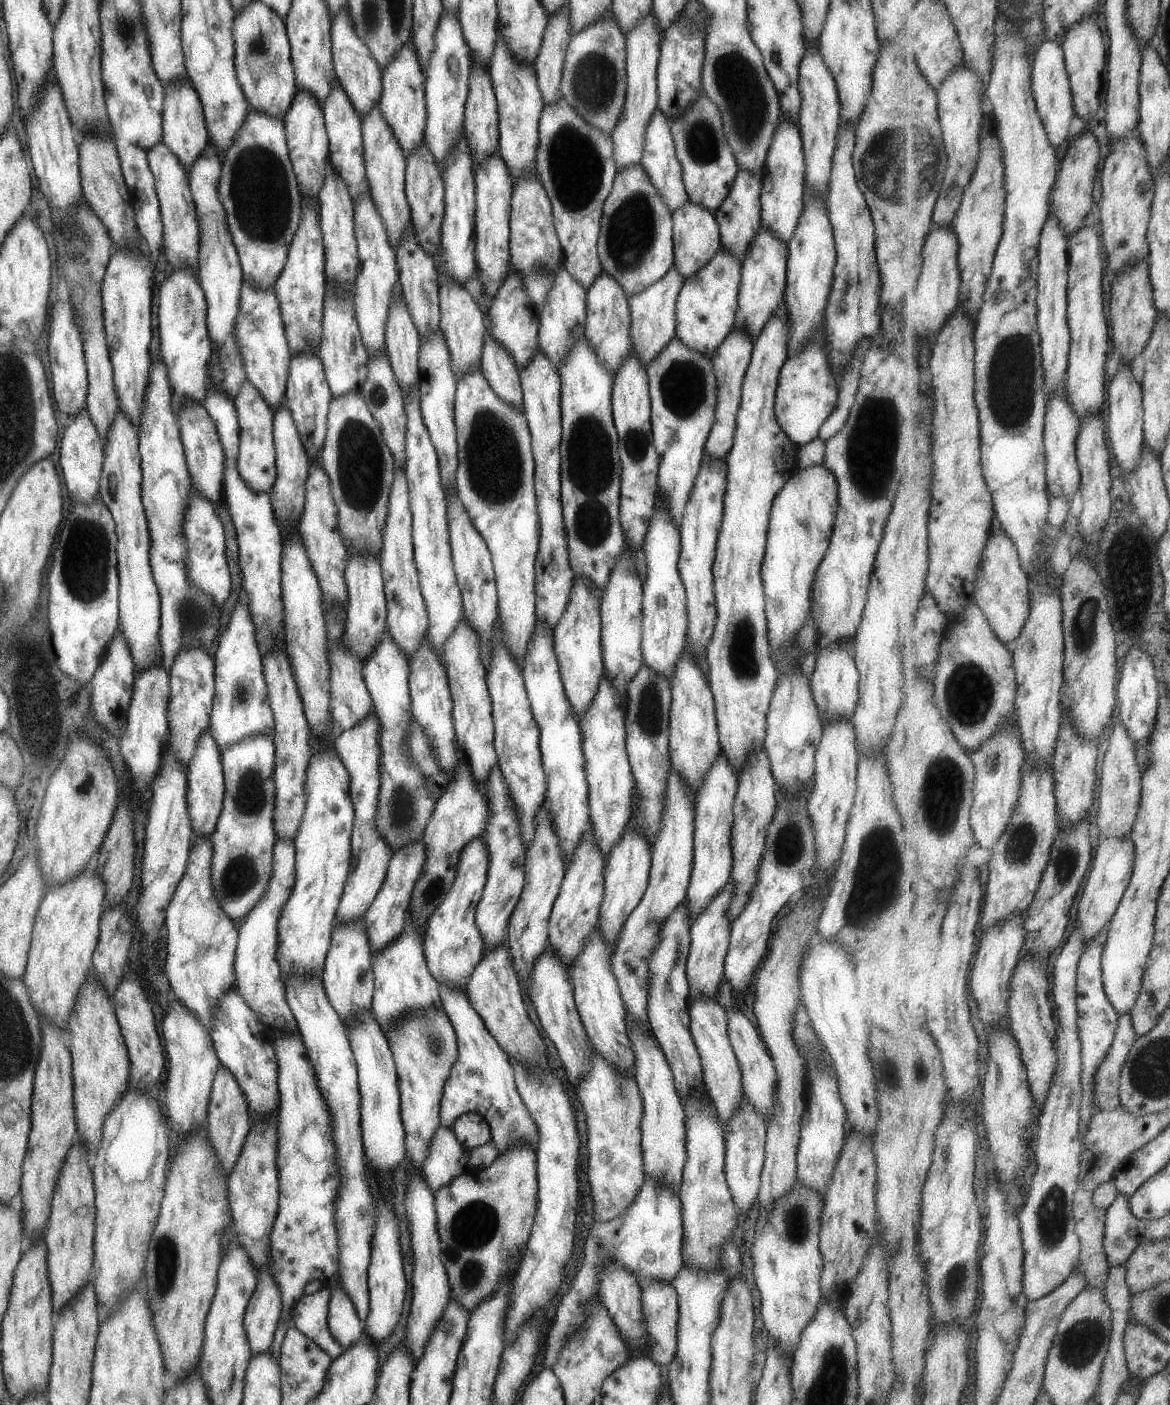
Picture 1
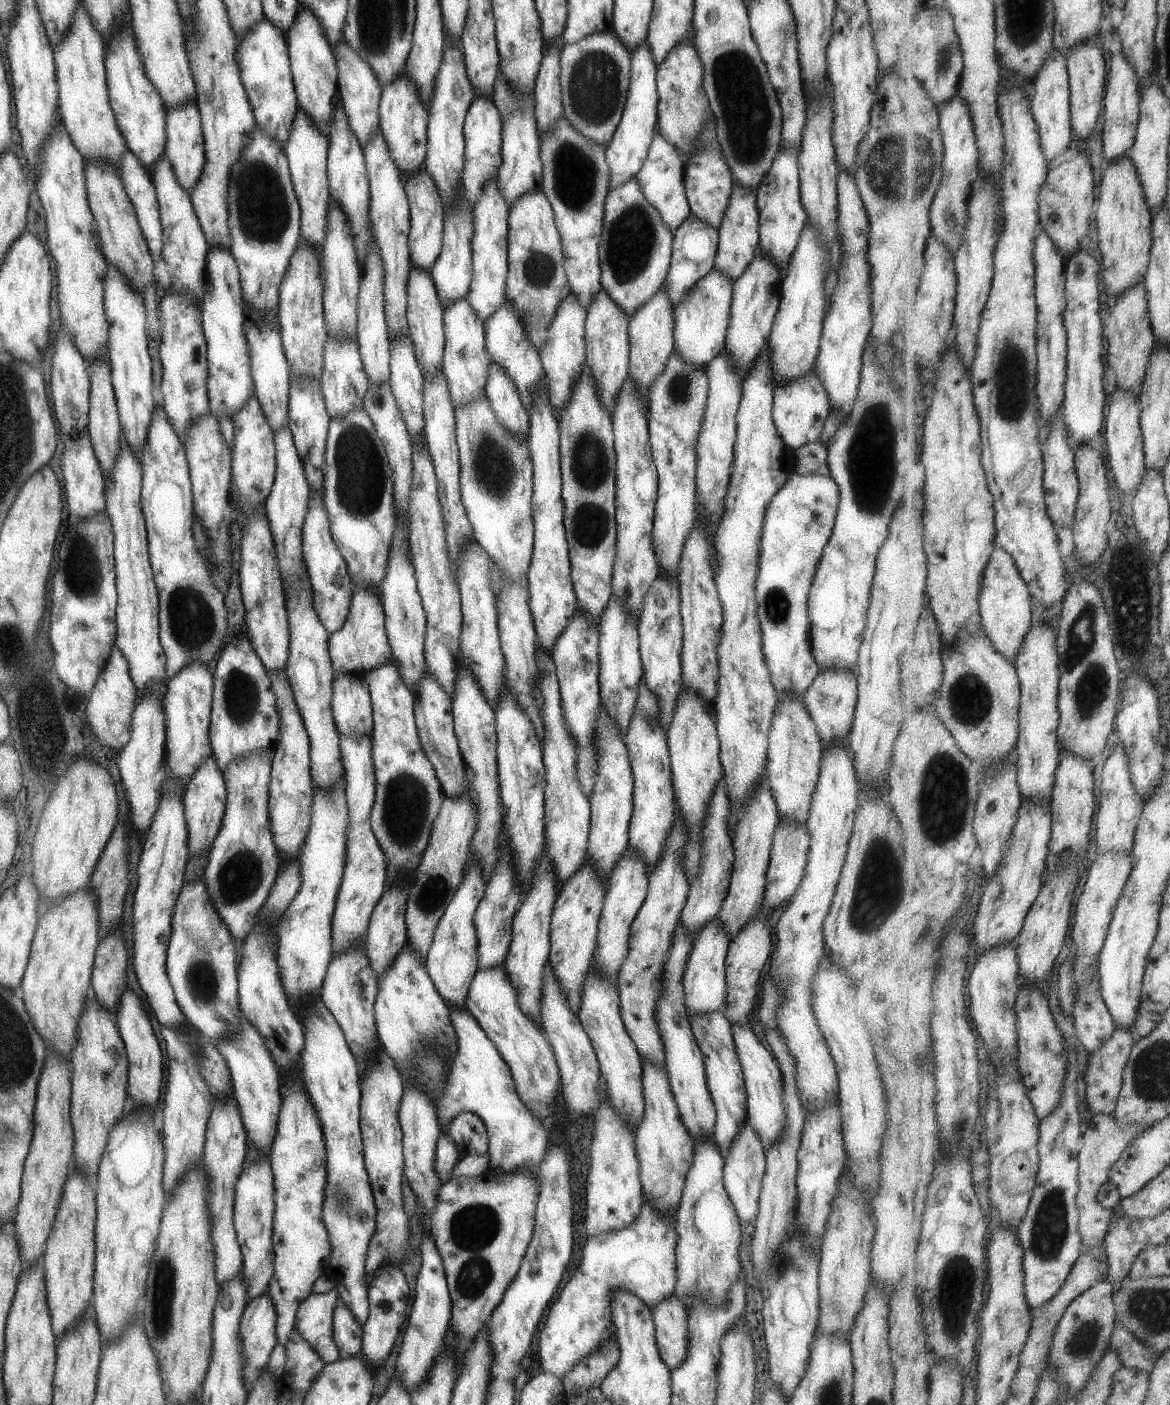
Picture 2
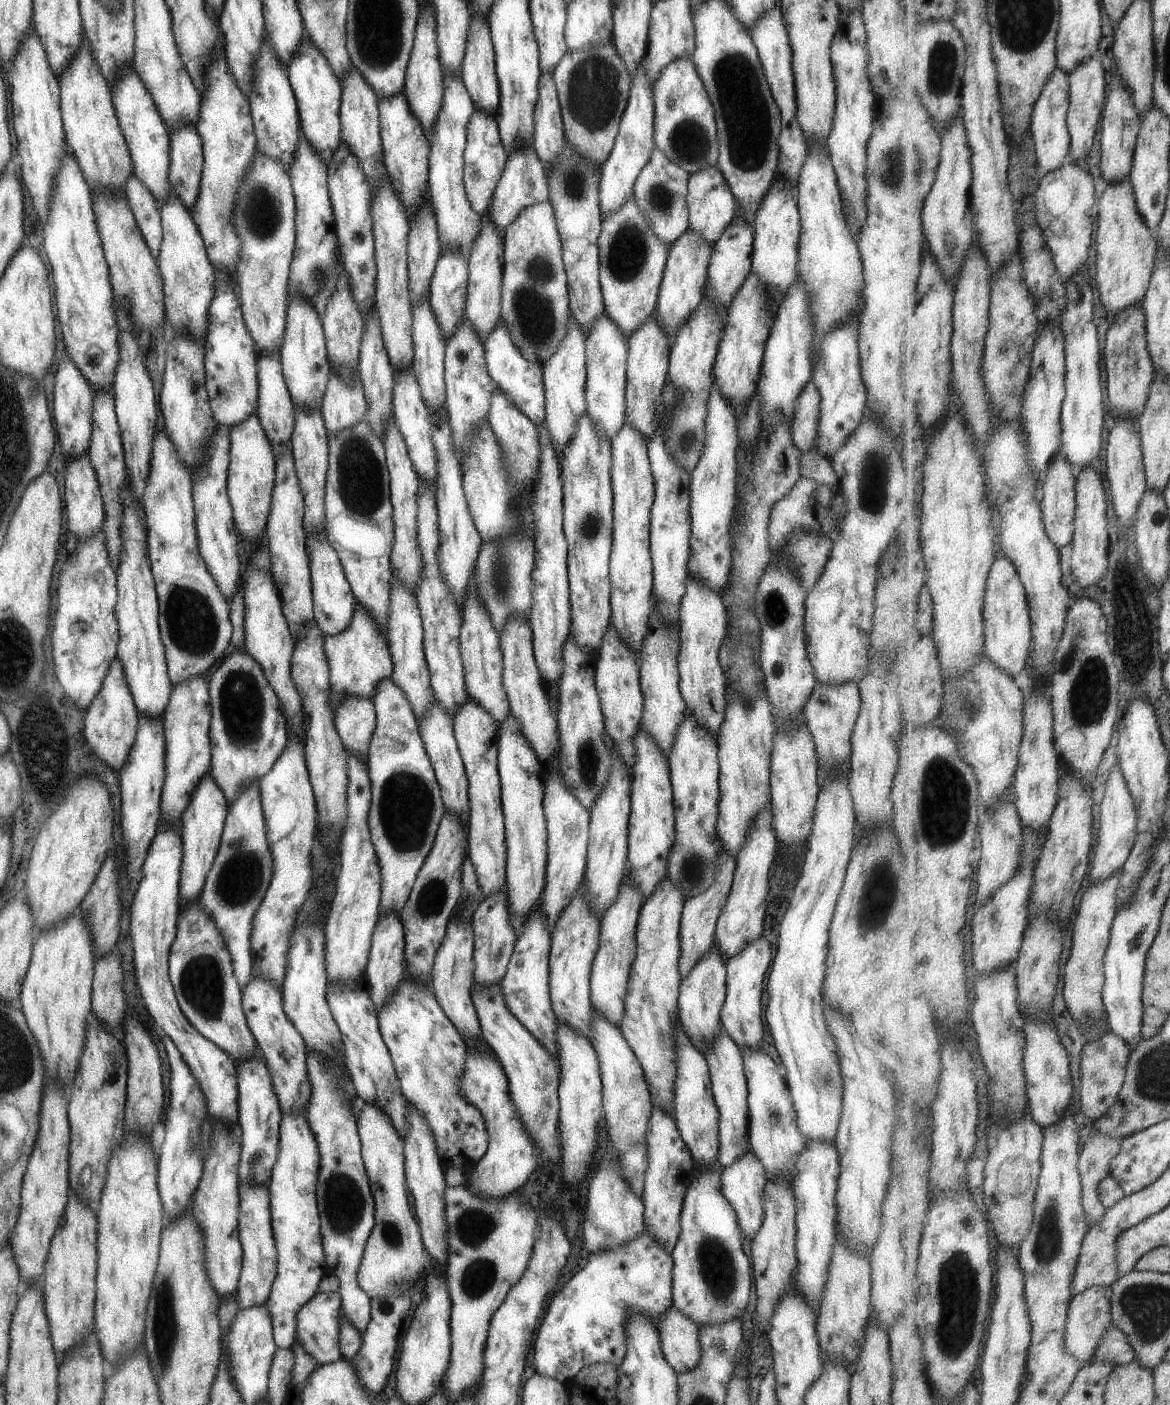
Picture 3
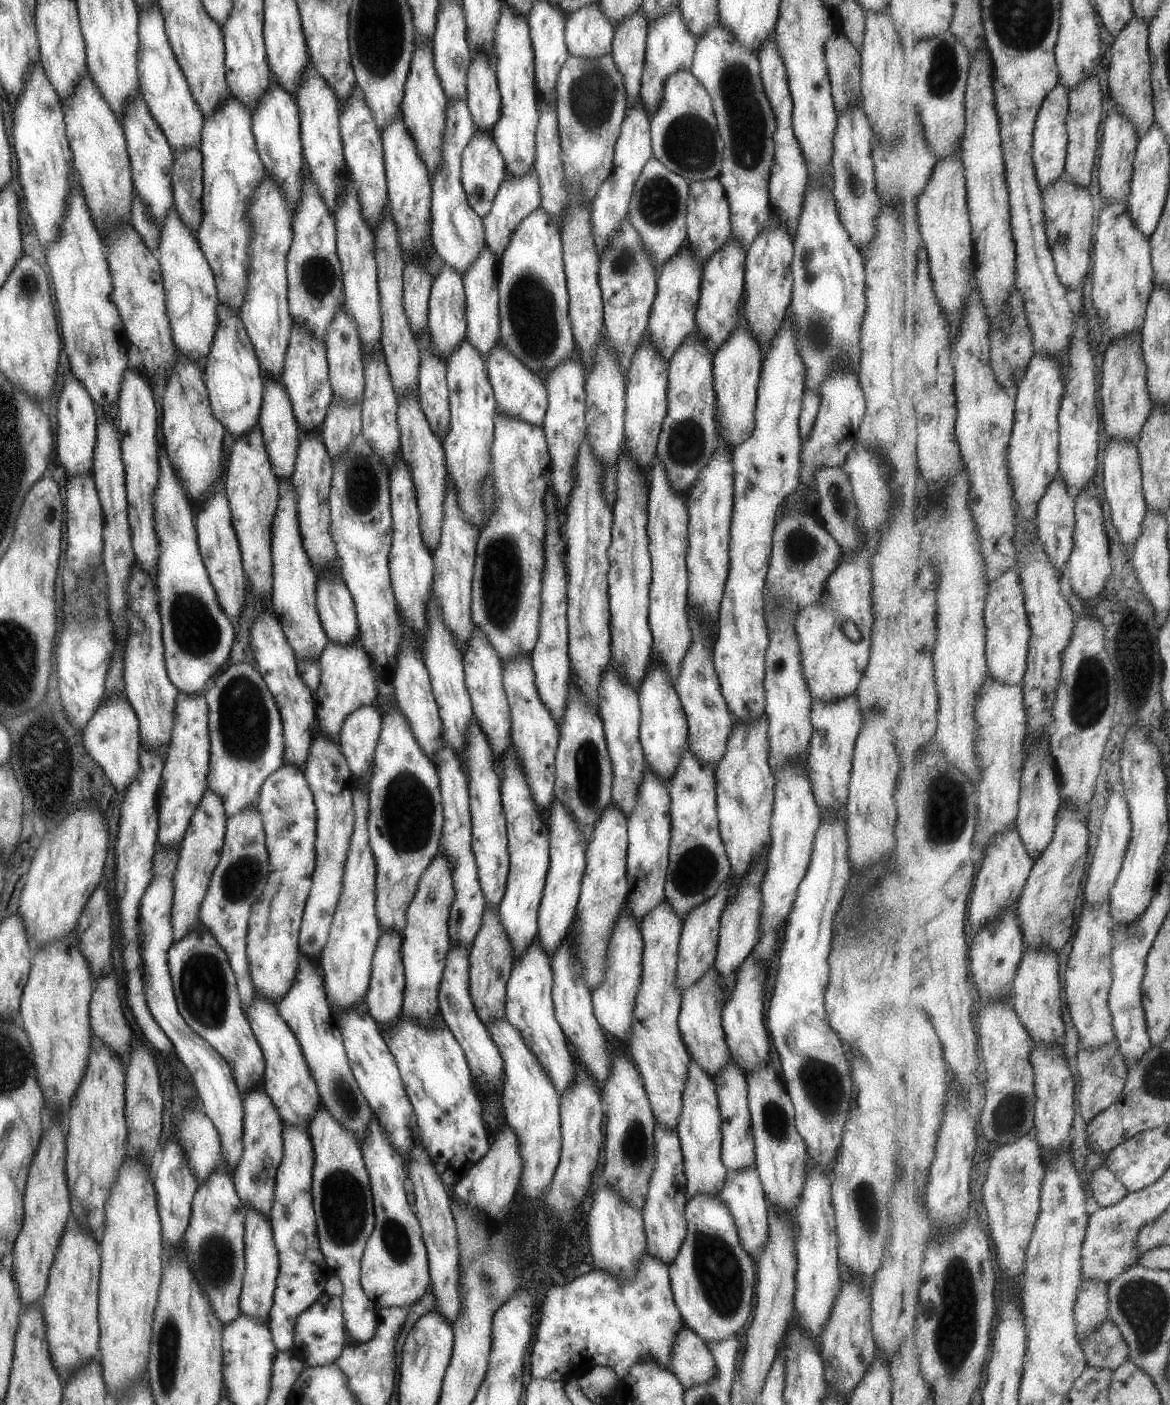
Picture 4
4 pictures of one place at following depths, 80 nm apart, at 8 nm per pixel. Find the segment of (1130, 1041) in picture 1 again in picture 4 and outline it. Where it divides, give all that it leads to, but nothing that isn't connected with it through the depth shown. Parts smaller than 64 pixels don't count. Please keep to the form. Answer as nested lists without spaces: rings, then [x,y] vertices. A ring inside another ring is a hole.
[[[1111,1043],[1100,1049],[1079,1049],[1077,1069],[1081,1078],[1080,1093],[1078,1094],[1080,1115],[1088,1124],[1122,1098],[1122,1092],[1126,1088],[1128,1068],[1118,1044]]]

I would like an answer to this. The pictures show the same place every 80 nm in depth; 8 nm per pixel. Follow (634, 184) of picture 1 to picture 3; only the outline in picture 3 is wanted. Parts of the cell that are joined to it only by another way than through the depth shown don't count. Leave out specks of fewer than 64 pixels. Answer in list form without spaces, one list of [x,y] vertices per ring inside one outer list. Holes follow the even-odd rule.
[[[632,194],[614,213],[606,214],[600,225],[600,233],[597,239],[598,279],[604,304],[604,314],[611,319],[611,322],[615,323],[623,336],[628,338],[653,313],[669,245],[662,243],[648,228],[647,217],[635,204]]]

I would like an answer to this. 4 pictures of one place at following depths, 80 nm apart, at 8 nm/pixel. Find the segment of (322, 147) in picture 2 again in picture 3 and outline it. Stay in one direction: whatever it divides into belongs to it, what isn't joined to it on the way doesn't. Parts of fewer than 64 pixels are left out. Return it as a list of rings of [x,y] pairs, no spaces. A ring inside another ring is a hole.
[[[301,135],[292,163],[287,170],[295,203],[295,242],[289,263],[288,284],[293,289],[298,289],[312,303],[319,317],[322,317],[327,299],[335,290],[338,276],[338,262],[334,255],[334,216],[328,195],[326,173],[325,164],[312,152],[308,142]]]

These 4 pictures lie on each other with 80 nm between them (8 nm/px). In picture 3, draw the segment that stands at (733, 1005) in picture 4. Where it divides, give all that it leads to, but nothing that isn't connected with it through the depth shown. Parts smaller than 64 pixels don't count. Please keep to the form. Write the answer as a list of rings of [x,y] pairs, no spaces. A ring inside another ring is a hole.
[[[761,935],[725,961],[726,995],[720,1008],[720,1024],[740,1049],[746,1047],[761,1050],[760,1042],[763,1040],[765,1025],[761,1020],[761,994],[763,994],[765,972],[770,964],[769,944]]]

